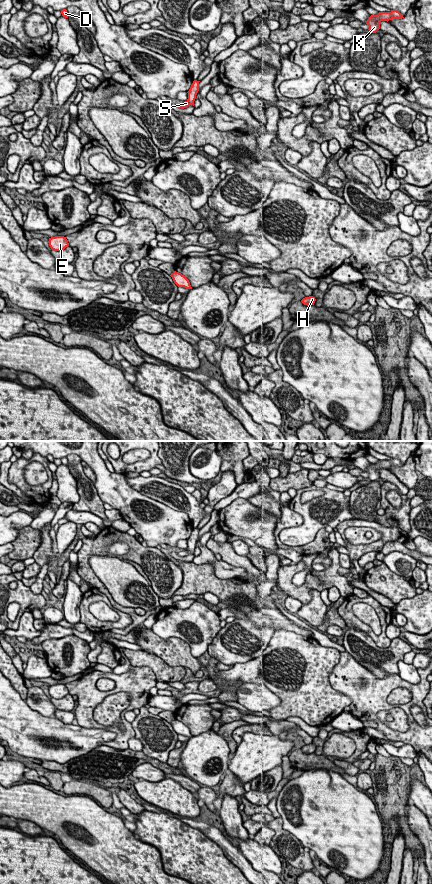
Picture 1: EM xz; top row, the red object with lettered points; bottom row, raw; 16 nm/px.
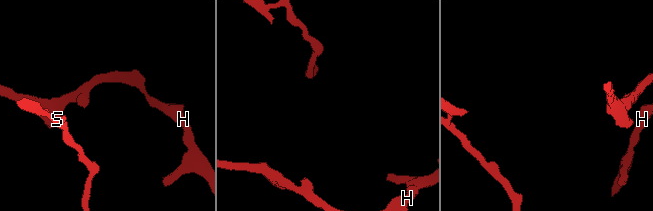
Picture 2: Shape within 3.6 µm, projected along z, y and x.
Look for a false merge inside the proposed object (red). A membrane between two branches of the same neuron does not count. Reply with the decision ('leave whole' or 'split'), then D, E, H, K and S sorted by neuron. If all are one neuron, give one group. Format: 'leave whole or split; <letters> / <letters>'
leave whole; D E H K S

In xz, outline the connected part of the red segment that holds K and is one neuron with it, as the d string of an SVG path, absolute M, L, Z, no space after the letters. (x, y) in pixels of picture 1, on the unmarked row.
M391 458L390 460L379 460L377 463L371 463L366 472L369 474L370 481L376 481L380 477L381 469L389 469L392 467L402 467L403 463L397 458Z

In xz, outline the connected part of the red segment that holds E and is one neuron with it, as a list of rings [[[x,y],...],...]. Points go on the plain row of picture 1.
[[[55,684],[49,686],[49,694],[54,699],[62,699],[69,694],[68,688],[64,684]]]

